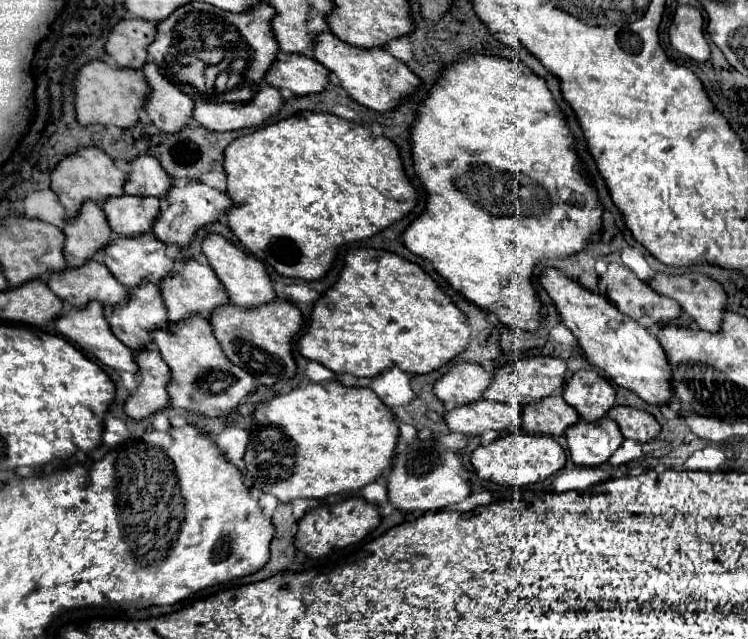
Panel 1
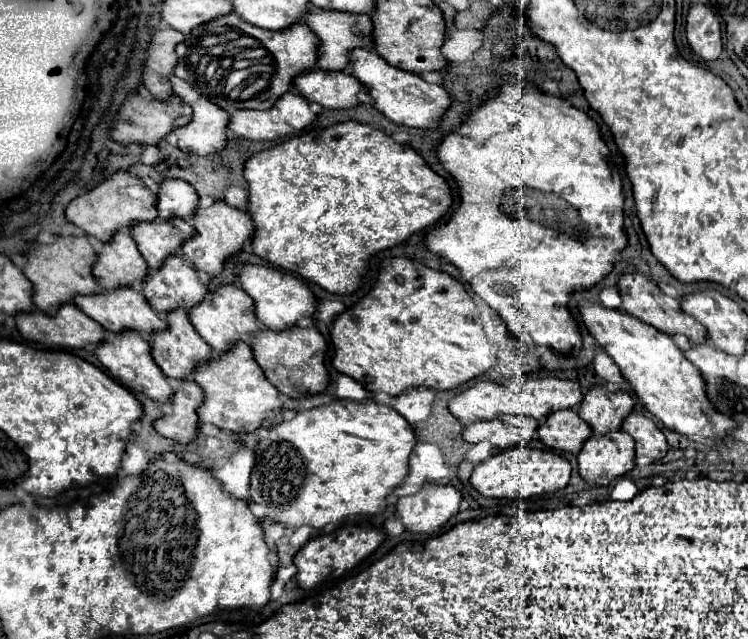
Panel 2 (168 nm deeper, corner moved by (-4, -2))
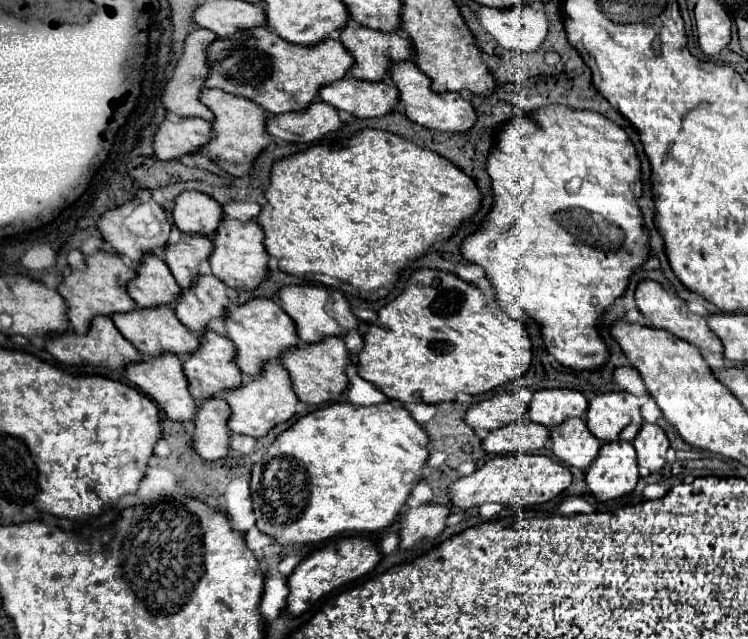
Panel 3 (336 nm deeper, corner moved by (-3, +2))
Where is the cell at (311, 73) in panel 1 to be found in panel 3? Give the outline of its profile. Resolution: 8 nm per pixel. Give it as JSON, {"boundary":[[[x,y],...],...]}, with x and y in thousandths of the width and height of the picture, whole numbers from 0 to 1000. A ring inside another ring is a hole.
{"boundary":[[[459,124],[426,142],[426,155],[453,174],[464,174],[480,186],[512,183],[533,164],[533,142],[525,127],[491,130],[477,124]]]}

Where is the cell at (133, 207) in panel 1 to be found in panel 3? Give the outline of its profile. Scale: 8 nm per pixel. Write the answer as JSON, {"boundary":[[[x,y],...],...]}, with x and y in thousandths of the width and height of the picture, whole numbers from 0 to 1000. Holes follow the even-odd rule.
{"boundary":[[[242,368],[237,383],[226,383],[221,393],[221,412],[229,418],[237,443],[242,449],[255,449],[266,433],[269,408],[277,408],[285,396],[282,374],[266,368]]]}

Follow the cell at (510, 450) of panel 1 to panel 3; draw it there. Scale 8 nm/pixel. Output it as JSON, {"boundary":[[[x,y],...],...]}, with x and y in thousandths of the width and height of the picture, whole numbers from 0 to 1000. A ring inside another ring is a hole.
{"boundary":[[[667,712],[651,721],[627,746],[616,746],[600,762],[600,781],[614,797],[640,793],[646,787],[670,787],[675,793],[723,790],[753,772],[763,759],[763,740],[755,728],[726,712]]]}

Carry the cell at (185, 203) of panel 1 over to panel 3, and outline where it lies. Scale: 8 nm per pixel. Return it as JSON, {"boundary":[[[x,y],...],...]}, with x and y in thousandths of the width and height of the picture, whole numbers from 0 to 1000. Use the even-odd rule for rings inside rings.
{"boundary":[[[298,343],[298,355],[293,355],[293,368],[285,374],[285,399],[279,405],[279,415],[285,421],[285,430],[293,433],[298,443],[317,455],[338,455],[360,433],[360,399],[352,387],[352,362],[344,352],[344,346],[322,349],[317,343]]]}

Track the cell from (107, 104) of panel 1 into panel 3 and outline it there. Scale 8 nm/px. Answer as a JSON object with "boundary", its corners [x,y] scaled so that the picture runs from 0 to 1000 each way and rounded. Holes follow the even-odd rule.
{"boundary":[[[221,186],[207,208],[207,243],[215,252],[234,252],[263,239],[282,214],[285,199],[271,186]]]}

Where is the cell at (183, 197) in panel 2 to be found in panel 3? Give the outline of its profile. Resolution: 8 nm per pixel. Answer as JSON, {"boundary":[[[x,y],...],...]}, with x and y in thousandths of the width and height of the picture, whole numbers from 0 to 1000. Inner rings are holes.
{"boundary":[[[247,299],[234,311],[231,346],[242,365],[285,371],[298,336],[295,318],[269,299]]]}

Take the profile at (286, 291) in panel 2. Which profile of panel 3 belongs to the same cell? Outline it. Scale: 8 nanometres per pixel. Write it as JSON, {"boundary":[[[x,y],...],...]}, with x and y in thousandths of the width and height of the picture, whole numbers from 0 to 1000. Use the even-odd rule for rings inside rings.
{"boundary":[[[389,446],[378,449],[373,459],[373,477],[384,487],[384,493],[397,509],[397,524],[402,537],[426,537],[437,527],[453,527],[464,524],[469,515],[480,515],[483,502],[469,487],[469,474],[461,468],[461,462],[453,452],[443,449],[421,449],[421,446]]]}

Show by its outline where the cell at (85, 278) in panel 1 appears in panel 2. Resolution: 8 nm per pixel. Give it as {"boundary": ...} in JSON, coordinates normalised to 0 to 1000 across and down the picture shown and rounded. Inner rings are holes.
{"boundary":[[[155,449],[147,455],[131,455],[123,462],[102,462],[99,477],[120,499],[134,505],[142,518],[150,518],[150,521],[163,515],[179,515],[179,518],[195,518],[195,521],[219,515],[219,502],[211,496],[211,490],[203,487],[198,471],[176,449]]]}

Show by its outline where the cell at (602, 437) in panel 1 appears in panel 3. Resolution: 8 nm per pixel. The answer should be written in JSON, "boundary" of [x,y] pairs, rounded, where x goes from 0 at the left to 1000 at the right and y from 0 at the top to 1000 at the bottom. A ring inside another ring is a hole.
{"boundary":[[[838,690],[809,693],[798,721],[782,743],[785,765],[798,784],[828,781],[844,775],[854,753],[849,703]]]}

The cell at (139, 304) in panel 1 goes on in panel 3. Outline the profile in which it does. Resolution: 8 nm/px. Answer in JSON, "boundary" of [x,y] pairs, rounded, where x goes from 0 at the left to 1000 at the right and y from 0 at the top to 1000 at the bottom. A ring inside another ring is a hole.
{"boundary":[[[277,518],[274,524],[269,524],[271,531],[271,549],[266,549],[266,556],[255,556],[255,562],[245,565],[247,574],[247,587],[253,593],[253,606],[255,606],[255,618],[263,628],[277,628],[282,621],[290,621],[306,609],[314,609],[325,599],[325,587],[322,577],[314,568],[314,537],[309,537],[309,531],[290,524],[287,518]]]}

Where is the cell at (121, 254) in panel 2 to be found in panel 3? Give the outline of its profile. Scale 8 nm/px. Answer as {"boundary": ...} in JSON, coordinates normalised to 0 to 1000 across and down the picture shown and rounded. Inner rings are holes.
{"boundary":[[[197,399],[191,418],[180,418],[183,433],[170,446],[172,462],[191,484],[205,484],[213,477],[234,477],[242,449],[237,446],[229,421],[213,399]]]}

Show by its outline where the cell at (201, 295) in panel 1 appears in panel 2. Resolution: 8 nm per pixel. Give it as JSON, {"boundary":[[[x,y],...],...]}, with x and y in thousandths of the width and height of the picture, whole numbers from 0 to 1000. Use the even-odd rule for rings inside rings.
{"boundary":[[[310,443],[294,446],[289,455],[281,459],[278,468],[267,471],[265,477],[259,477],[251,487],[251,502],[259,512],[259,518],[289,552],[299,552],[299,546],[310,543],[310,537],[316,537],[316,534],[329,534],[334,527],[334,521],[340,521],[345,515],[345,502],[342,502],[342,493],[340,493],[337,468],[324,452],[318,452]]]}

